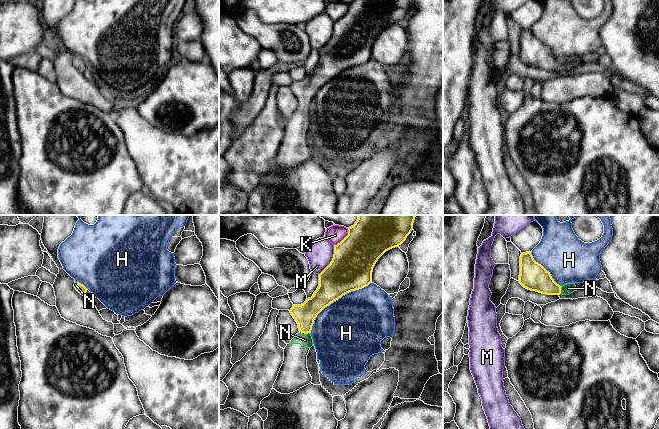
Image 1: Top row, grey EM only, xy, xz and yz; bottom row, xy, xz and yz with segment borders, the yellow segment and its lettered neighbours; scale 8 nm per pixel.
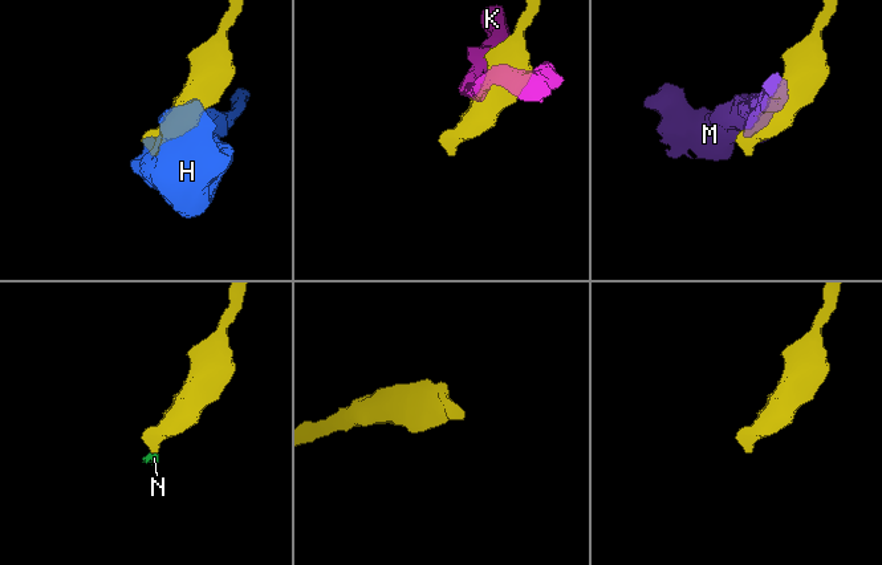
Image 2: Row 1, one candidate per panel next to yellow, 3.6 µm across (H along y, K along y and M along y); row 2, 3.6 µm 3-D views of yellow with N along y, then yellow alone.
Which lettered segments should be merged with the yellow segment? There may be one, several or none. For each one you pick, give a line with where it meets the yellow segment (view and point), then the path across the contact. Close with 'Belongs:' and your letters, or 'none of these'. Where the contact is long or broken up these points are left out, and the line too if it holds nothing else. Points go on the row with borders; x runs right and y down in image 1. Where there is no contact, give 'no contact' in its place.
N: xz (305, 333) | across xz (304, 314), (305, 333), (305, 340)
Belongs: N

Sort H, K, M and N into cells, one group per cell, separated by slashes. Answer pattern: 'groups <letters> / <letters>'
groups H / K / M / N

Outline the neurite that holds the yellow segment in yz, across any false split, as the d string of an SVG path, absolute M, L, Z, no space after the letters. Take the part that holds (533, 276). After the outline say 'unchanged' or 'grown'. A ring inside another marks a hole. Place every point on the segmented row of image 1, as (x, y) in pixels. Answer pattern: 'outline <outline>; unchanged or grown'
outline M531 252L522 253L520 256L519 283L528 290L546 295L569 295L583 286L595 286L604 292L615 293L607 278L560 286L554 281L550 272L534 260Z; grown

